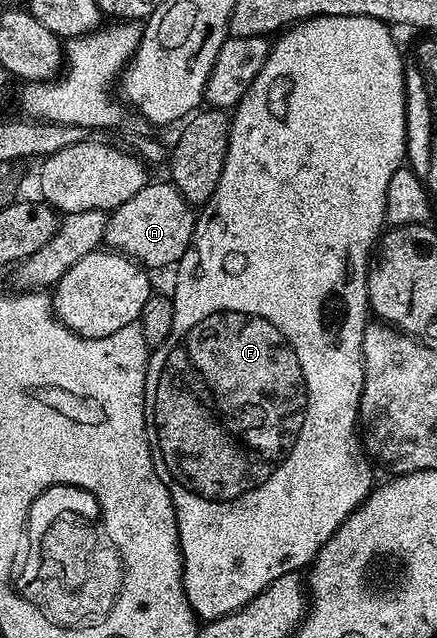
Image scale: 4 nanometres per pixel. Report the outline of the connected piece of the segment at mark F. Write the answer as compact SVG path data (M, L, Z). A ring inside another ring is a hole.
M313 16L309 20L303 20L299 24L284 29L272 41L267 62L263 62L263 70L259 70L259 74L249 83L249 89L245 91L243 98L237 103L237 107L232 109L227 154L223 162L223 174L219 174L219 186L215 186L215 194L211 194L211 198L196 213L191 242L187 246L183 258L177 261L175 265L177 285L171 289L173 305L175 306L175 326L171 326L171 334L158 348L152 349L149 357L147 378L145 379L145 434L149 438L153 465L163 482L163 486L167 486L171 507L175 510L177 533L181 543L181 585L185 588L185 597L191 606L194 617L201 622L218 620L221 616L238 612L244 604L251 603L264 588L272 586L283 574L288 572L300 573L306 566L312 565L313 559L317 557L318 550L336 534L337 527L367 499L375 487L375 481L373 481L374 465L359 439L358 432L361 395L365 381L365 359L361 347L363 346L363 334L371 320L369 306L371 253L386 227L385 199L387 198L387 186L391 182L391 174L395 174L395 170L403 167L407 160L405 154L405 60L389 32L392 32L390 25L383 20L376 20L370 16Z

